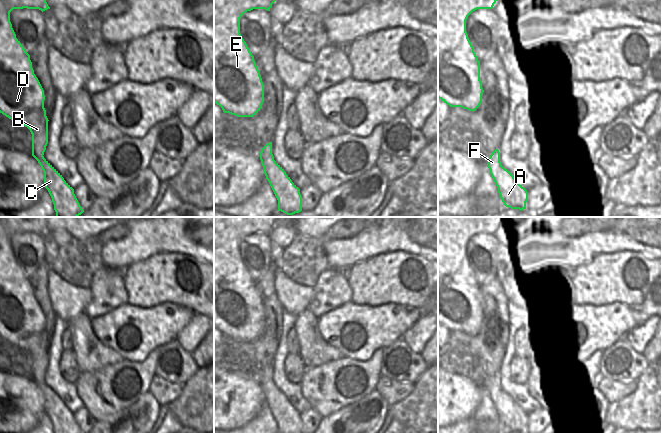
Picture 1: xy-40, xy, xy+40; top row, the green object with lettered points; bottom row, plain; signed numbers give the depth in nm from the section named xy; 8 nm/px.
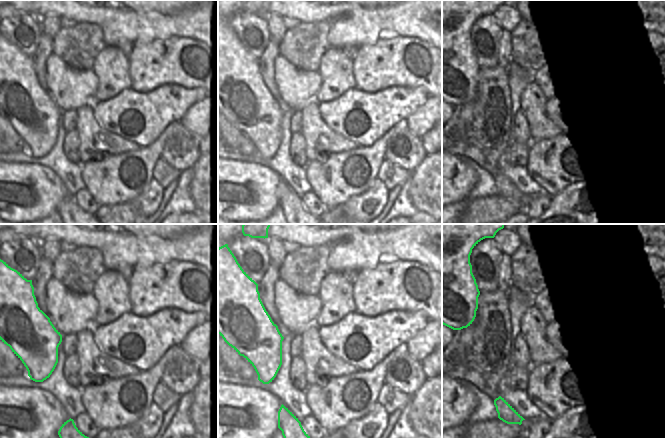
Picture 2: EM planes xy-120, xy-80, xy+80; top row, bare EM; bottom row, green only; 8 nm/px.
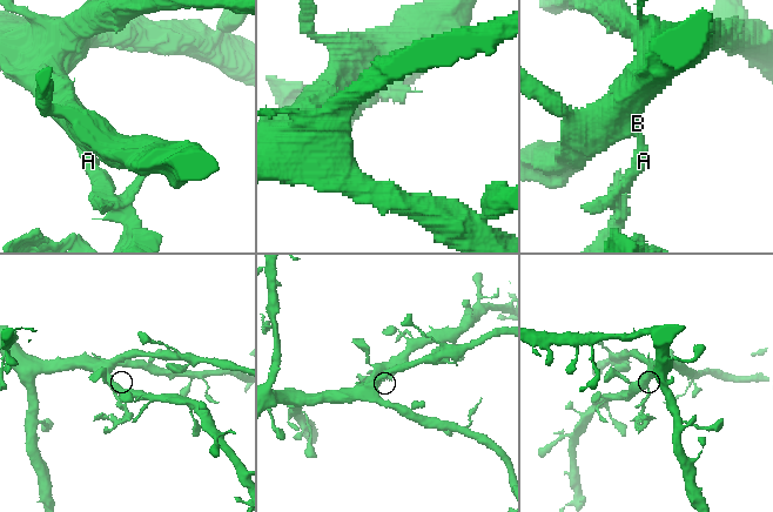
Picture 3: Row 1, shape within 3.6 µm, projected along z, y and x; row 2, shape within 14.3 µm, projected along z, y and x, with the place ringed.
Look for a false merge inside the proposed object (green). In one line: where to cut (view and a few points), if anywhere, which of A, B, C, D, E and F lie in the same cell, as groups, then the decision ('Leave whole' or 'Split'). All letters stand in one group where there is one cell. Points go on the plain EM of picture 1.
Split along xy-40 (43, 380), (36, 383). Groups: A C F / B D E. Split

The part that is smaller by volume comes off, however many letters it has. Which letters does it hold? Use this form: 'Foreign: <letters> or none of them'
Foreign: A, C, F

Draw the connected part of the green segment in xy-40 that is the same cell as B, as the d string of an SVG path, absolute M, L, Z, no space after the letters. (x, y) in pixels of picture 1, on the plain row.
M0 217L0 337L9 343L27 351L32 358L32 380L41 383L48 368L48 342L44 332L44 314L34 298L30 279L26 276L10 246L10 236L13 233L39 233L42 236L50 233L46 224L49 217Z

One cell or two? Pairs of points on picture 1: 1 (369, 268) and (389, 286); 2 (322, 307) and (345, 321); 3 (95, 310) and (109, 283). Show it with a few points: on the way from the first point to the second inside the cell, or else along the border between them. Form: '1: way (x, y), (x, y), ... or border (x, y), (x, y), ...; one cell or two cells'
1: way (373, 273), (378, 279), (384, 281); one cell
2: border (350, 300), (318, 317); two cells
3: way (101, 303), (105, 299), (108, 290); one cell

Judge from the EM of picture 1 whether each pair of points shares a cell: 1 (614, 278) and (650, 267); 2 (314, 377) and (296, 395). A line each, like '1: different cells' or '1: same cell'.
1: same cell
2: different cells

